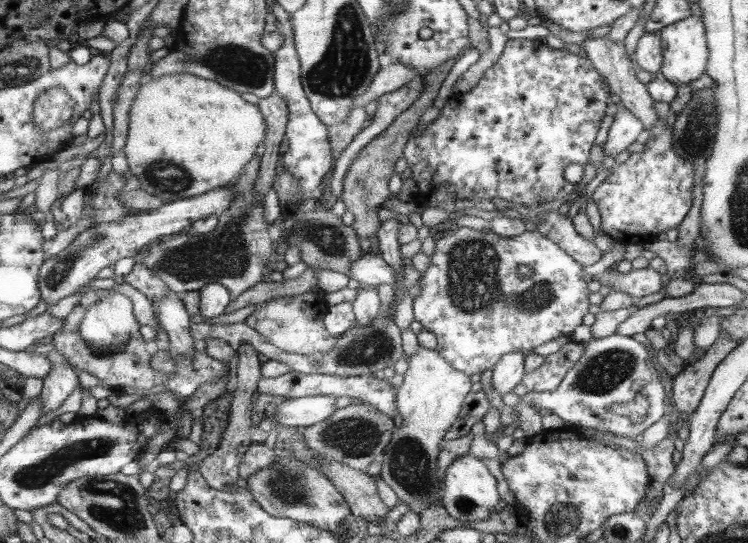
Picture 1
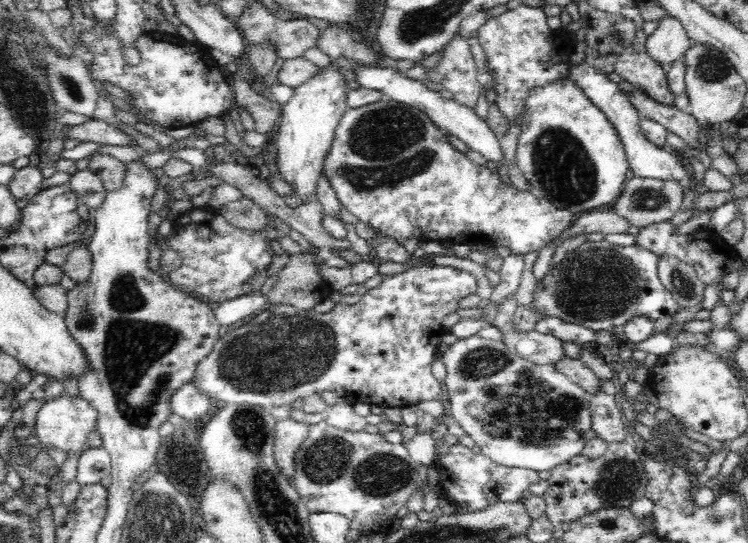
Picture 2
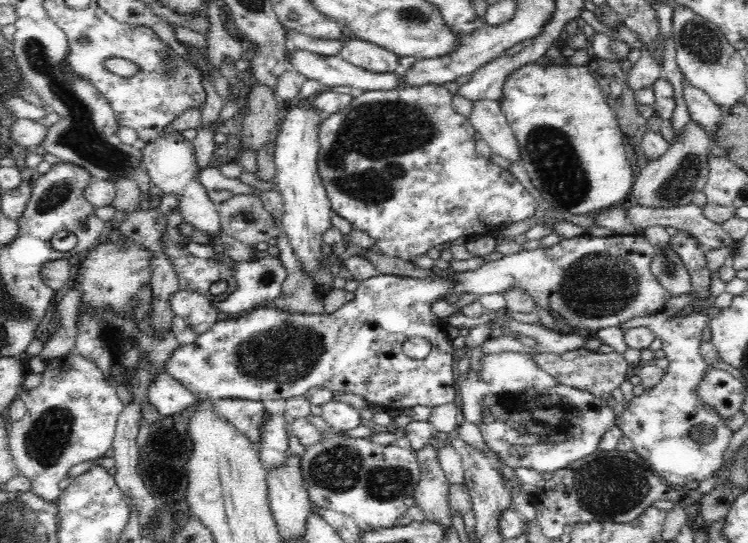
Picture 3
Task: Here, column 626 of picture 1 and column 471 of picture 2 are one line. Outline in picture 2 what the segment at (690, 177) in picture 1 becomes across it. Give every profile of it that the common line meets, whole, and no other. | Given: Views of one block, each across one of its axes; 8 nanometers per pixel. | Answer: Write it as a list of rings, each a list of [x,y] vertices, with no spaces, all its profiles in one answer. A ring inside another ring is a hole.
[[[386,96],[378,99],[376,102],[371,102],[356,108],[348,108],[340,118],[335,135],[333,136],[332,144],[330,145],[328,154],[323,160],[323,175],[329,178],[332,189],[336,190],[336,197],[340,201],[342,207],[354,217],[358,218],[359,222],[370,225],[378,235],[386,235],[392,237],[398,245],[402,245],[406,240],[414,238],[417,241],[438,241],[446,243],[459,244],[477,244],[488,243],[496,247],[508,247],[514,256],[525,256],[532,251],[540,251],[544,246],[547,246],[551,241],[556,240],[560,234],[573,224],[577,215],[569,212],[567,209],[558,208],[552,205],[545,197],[536,197],[530,191],[518,190],[513,184],[500,180],[500,174],[492,172],[487,165],[478,165],[472,161],[466,153],[457,150],[450,140],[449,134],[442,132],[438,125],[426,116],[426,113],[419,112],[414,107],[408,107],[404,103],[399,103],[396,100],[388,99]]]

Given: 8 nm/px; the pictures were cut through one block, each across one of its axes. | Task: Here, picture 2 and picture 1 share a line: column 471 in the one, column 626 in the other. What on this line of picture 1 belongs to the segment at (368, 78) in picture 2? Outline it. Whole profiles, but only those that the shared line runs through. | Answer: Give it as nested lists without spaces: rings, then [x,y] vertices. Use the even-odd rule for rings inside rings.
[[[620,105],[617,110],[603,145],[604,154],[611,155],[613,158],[618,153],[628,150],[630,144],[640,140],[646,129],[644,123],[626,107]]]

